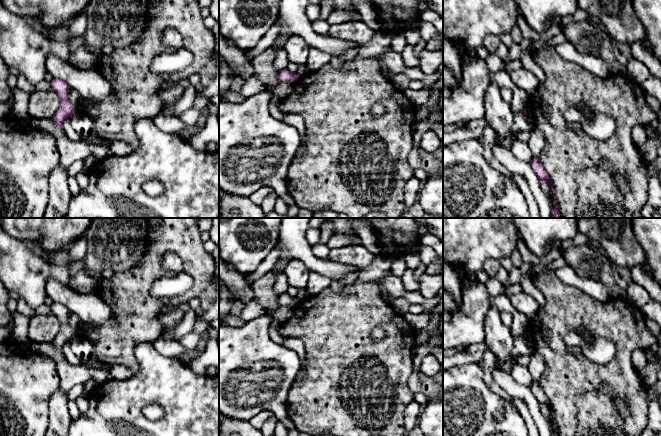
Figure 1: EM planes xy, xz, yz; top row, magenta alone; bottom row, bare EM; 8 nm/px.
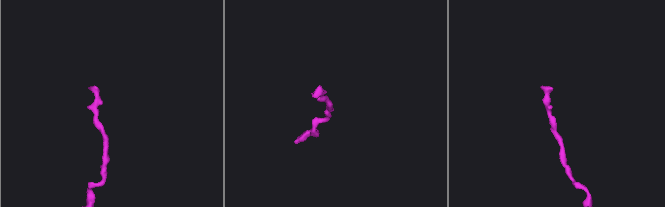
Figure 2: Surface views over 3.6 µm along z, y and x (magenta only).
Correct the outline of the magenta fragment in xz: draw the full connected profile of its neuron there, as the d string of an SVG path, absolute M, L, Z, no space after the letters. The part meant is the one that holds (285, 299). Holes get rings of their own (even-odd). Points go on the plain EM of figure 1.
M287 292L279 295L278 304L279 306L288 306L288 305L297 305L300 302L300 299L296 296L291 296Z

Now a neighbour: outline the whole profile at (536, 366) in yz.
M529 342L529 347L531 349L530 362L527 366L532 377L532 381L535 382L539 380L543 372L545 371L545 363L542 356L537 352L533 343Z

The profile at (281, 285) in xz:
M282 270L276 274L276 281L274 284L274 289L278 295L281 295L287 292L288 288L289 288L288 280L286 278L284 270Z

